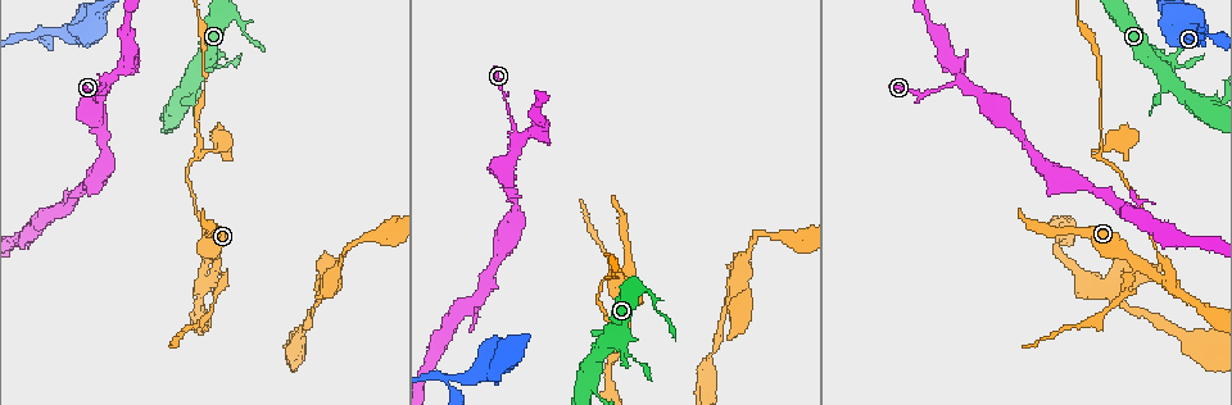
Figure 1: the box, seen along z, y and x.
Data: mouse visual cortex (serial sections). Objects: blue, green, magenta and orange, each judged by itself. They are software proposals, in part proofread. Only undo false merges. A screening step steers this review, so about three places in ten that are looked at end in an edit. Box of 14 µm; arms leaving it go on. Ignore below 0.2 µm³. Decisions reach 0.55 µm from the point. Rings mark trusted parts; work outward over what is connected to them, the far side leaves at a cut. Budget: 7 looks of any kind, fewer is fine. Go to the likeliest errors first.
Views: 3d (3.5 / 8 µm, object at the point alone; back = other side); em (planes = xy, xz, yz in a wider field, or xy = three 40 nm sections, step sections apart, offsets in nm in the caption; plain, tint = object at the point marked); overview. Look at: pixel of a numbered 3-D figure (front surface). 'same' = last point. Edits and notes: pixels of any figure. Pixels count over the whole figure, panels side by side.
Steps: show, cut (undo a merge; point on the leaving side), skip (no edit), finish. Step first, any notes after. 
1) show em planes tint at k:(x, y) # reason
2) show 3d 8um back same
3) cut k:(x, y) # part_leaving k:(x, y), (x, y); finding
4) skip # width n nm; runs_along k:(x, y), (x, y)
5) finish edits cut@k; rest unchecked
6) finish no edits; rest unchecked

show 3d 8um at 1:(202, 284) # side arm on a straight run

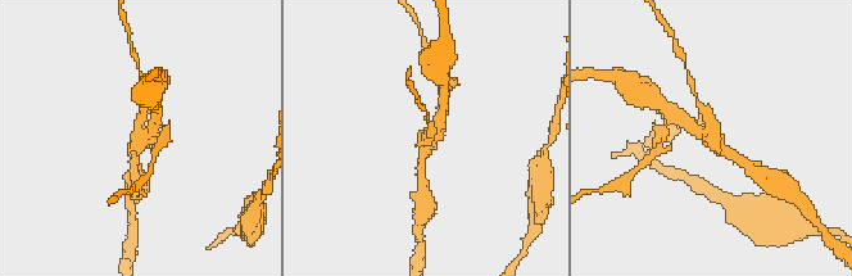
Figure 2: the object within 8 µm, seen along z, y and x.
show em xy step 3 tint at 2:(710, 136) # shape alone is not enough

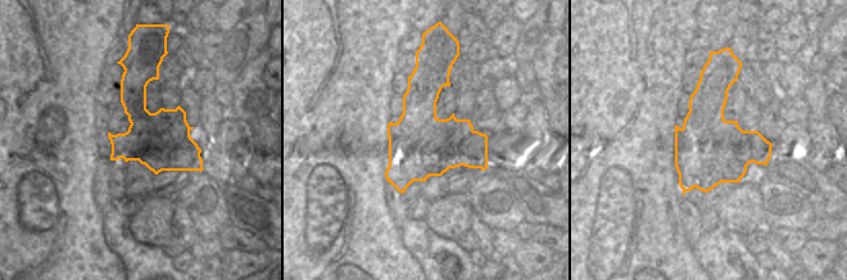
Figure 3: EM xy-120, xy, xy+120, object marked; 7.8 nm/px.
skip # continuous, no second cell

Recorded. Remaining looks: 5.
show 3d 3.5um at 1:(1100, 156) # thin neck

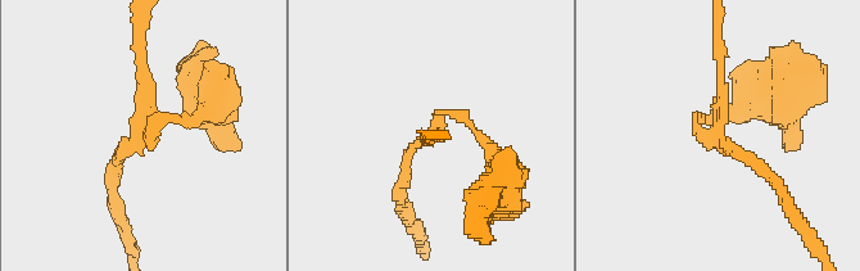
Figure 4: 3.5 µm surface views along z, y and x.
show em xy step 2 plain at 4:(142, 131) # arms 3; arm_widths 150, 150, 150 nm

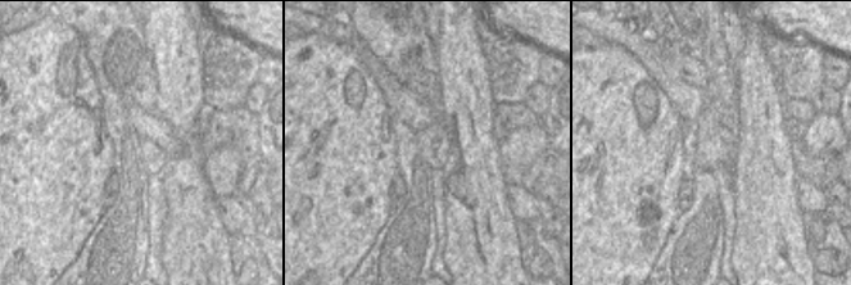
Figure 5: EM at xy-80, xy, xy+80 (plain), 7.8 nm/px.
show em xy step 2 tint same # where the object lies

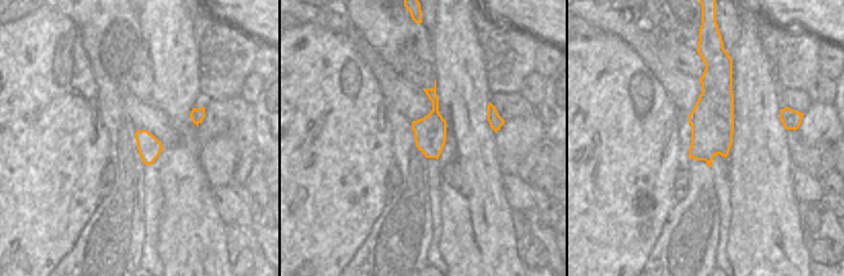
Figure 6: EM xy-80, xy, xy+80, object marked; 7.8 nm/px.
skip # width 260 nm; runs_along 4:(113, 183), (141, 131), (200, 116); continuous, no second cell

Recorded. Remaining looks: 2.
show 3d 3.5um at 1:(443, 376) # side arm on a straight run

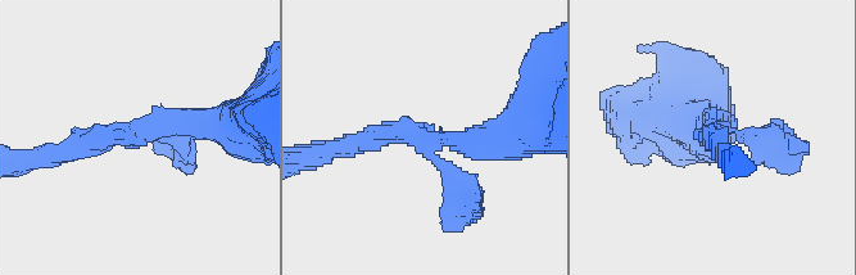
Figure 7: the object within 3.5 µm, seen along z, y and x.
skip # arm_widths 250, 300, 400 nm; runs_along 7:(516, 129), (429, 145), (469, 181), (465, 208); continuous, no second cell

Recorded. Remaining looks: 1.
finish no edits; rest unchecked

